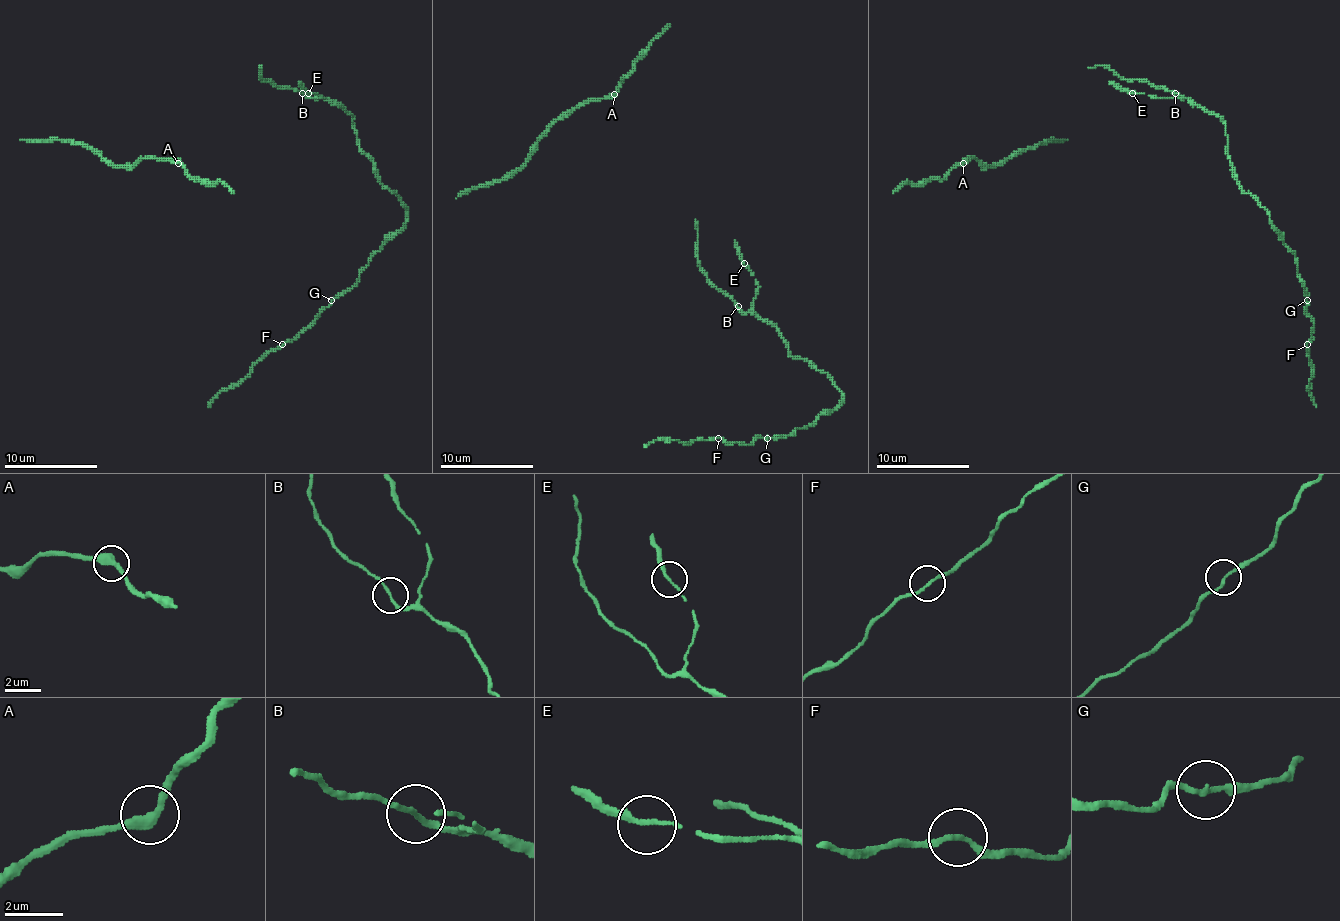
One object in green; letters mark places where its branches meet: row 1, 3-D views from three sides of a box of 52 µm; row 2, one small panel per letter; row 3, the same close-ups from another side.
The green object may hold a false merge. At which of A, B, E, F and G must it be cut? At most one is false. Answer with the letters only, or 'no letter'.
no letter

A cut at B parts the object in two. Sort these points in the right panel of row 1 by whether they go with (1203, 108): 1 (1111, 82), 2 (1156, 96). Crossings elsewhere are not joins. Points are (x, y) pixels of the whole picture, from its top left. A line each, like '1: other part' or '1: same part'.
1: same part
2: same part

